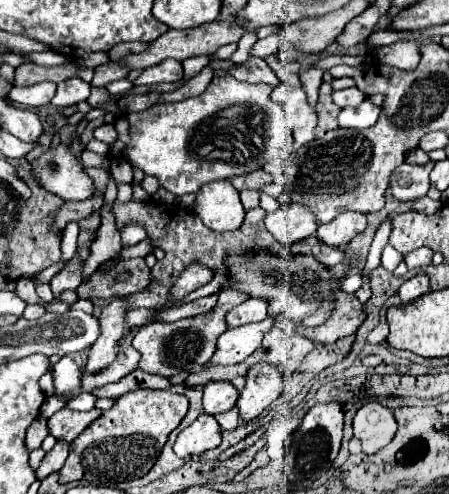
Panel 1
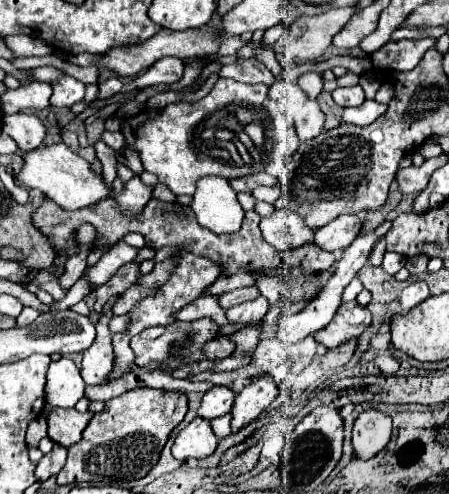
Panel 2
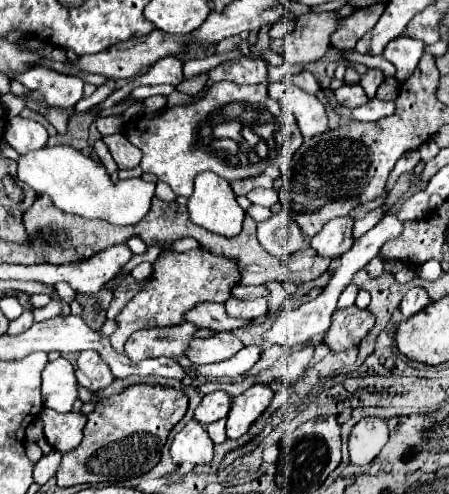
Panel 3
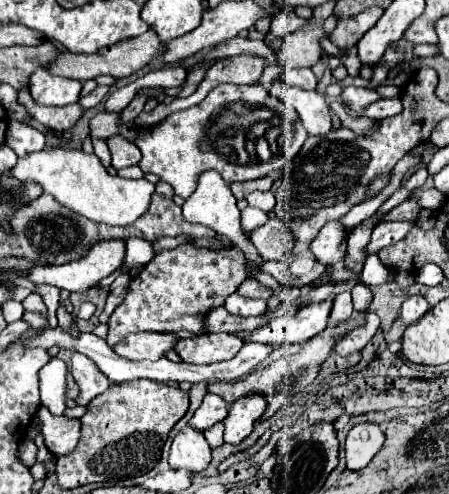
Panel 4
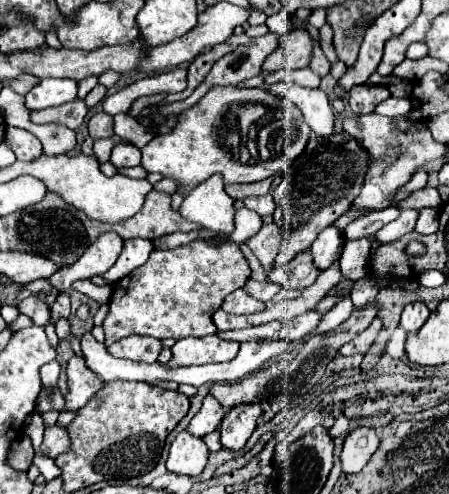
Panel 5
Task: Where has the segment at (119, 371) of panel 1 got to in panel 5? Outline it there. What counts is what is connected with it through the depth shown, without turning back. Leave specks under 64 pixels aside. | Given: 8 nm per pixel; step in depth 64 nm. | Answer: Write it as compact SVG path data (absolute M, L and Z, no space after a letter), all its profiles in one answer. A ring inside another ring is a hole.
M194 240L190 244L172 250L152 250L146 264L132 270L130 276L118 280L112 288L110 310L102 324L105 346L132 334L159 339L186 338L216 334L212 312L220 308L224 298L242 288L250 278L248 260L242 256L236 242L226 240L210 244L206 240Z

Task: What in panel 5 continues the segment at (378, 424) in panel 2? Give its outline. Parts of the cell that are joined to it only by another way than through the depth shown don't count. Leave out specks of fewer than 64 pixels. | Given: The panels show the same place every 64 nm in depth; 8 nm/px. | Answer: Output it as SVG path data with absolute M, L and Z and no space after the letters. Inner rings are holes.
M356 428L354 432L350 432L344 440L344 448L340 452L340 460L342 460L342 472L344 474L356 474L360 472L366 462L370 460L372 452L376 452L380 444L378 438L378 430L374 428Z

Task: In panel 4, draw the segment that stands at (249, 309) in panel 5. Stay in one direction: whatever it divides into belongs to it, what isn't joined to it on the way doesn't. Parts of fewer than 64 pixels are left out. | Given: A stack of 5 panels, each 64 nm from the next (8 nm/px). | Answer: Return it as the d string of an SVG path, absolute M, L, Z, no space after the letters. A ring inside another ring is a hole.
M232 294L224 302L224 308L230 314L238 314L238 316L260 316L260 314L266 312L266 302L264 300L246 298L246 296L240 296L240 294Z

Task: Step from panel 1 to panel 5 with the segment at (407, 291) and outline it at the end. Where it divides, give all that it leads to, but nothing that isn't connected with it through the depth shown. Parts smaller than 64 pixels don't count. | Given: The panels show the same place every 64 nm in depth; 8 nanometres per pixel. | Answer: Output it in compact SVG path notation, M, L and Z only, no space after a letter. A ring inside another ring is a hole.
M412 302L402 312L400 328L404 328L408 334L414 334L414 332L418 332L424 326L428 316L430 316L430 310L424 308L422 302Z

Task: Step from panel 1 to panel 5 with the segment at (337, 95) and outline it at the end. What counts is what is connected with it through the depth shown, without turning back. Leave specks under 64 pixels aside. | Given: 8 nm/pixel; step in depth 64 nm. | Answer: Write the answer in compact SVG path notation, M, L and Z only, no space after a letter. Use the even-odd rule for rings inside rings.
M364 84L364 86L356 86L350 90L348 104L356 114L372 114L376 104L380 104L386 98L390 98L388 88Z

